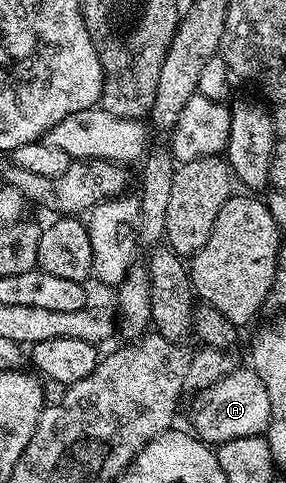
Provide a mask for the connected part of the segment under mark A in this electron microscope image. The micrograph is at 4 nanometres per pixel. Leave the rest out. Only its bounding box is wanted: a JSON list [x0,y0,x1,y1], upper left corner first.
[192,367,270,447]

